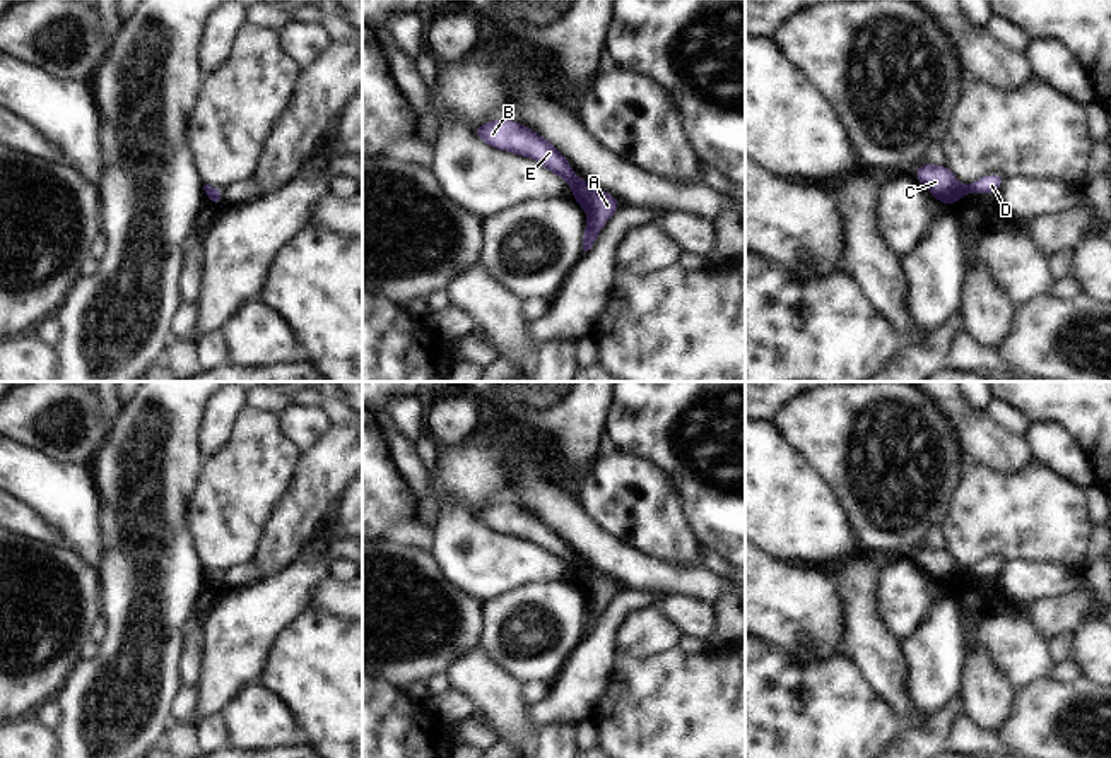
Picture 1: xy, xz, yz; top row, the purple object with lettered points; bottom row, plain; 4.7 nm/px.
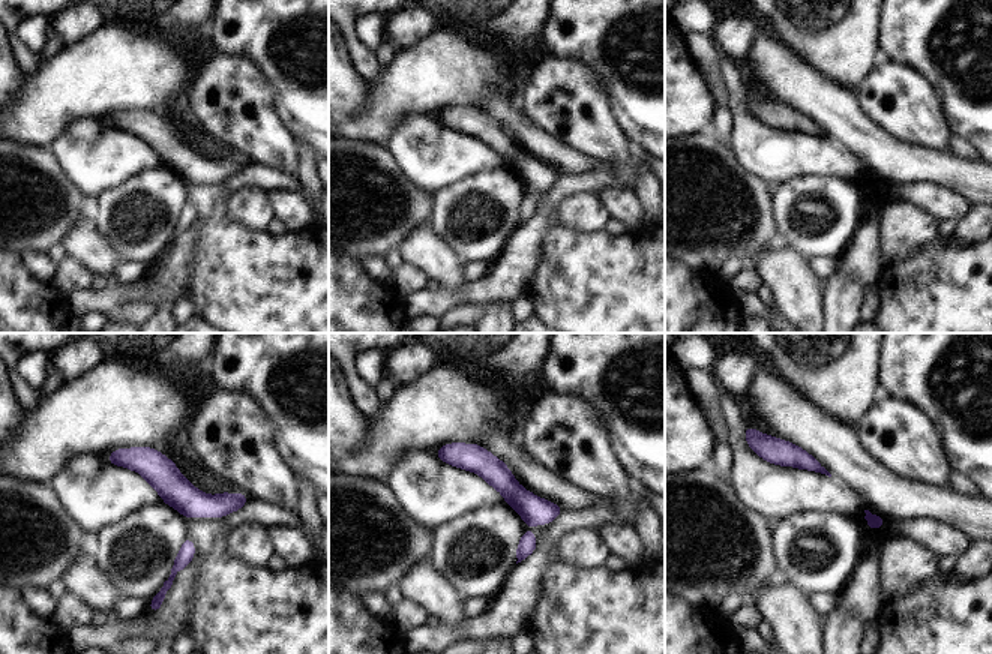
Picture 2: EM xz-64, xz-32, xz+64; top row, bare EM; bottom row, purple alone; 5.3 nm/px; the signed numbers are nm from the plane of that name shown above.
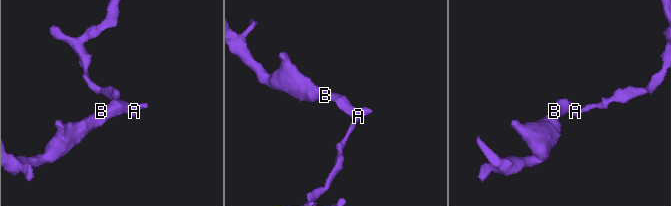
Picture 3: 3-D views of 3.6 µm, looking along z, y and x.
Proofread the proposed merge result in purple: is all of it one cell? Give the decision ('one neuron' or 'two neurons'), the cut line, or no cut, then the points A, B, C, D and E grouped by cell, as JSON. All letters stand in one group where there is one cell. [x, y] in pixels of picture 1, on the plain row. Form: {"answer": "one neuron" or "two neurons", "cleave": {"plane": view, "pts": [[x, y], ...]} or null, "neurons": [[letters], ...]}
{"answer": "one neuron", "cleave": null, "neurons": [["A", "B", "C", "D", "E"]]}

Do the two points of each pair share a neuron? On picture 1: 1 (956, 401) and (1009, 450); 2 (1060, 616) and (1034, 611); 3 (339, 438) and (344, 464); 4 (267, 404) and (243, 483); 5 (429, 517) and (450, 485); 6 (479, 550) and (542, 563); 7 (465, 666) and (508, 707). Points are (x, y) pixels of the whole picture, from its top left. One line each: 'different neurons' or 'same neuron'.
1: same neuron
2: same neuron
3: same neuron
4: different neurons
5: different neurons
6: same neuron
7: same neuron

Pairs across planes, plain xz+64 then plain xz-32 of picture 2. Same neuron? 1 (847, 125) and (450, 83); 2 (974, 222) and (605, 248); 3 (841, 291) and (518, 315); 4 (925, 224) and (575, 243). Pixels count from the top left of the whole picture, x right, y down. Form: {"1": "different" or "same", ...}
{"1": "different", "2": "different", "3": "different", "4": "different"}

